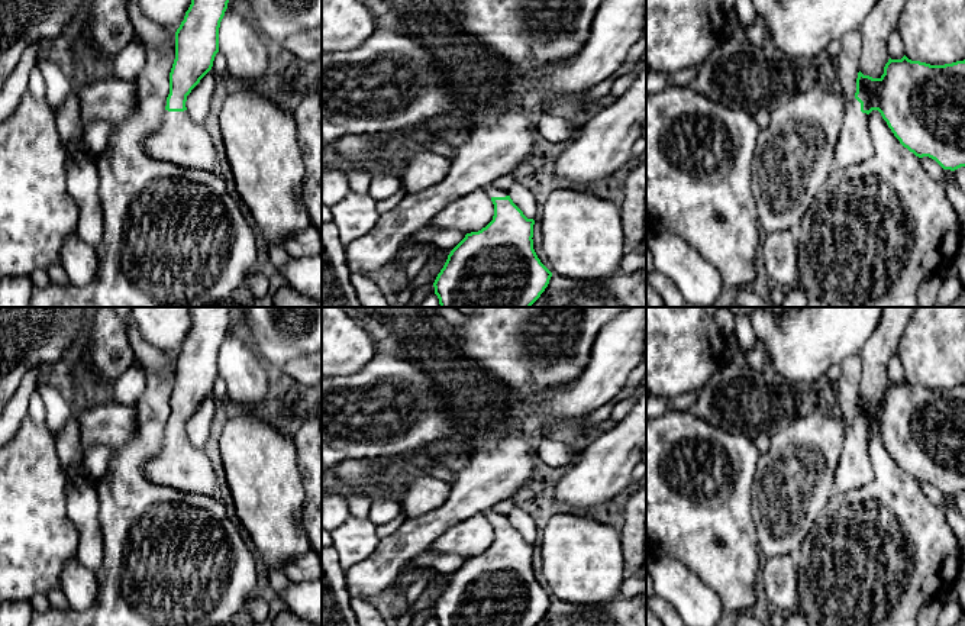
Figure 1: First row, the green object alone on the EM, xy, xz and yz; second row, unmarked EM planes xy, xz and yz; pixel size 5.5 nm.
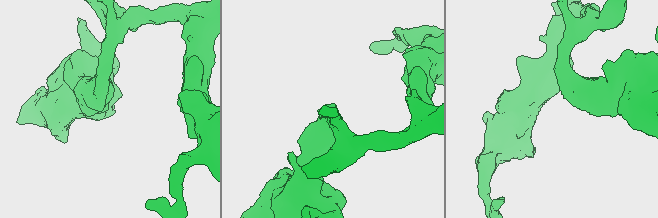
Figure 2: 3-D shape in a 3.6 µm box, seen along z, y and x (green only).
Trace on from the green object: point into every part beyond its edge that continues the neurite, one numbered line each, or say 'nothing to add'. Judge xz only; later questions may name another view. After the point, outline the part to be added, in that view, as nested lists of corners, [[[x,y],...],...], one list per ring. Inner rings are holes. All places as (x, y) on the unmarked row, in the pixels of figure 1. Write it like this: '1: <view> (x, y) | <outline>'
1: xz (493, 516) | [[[487,509],[482,512],[490,522],[506,522],[509,516],[494,512],[493,509]]]

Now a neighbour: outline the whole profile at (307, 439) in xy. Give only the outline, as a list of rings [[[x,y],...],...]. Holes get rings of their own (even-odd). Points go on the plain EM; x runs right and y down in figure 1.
[[[317,416],[307,419],[298,427],[294,443],[304,488],[300,522],[312,551],[322,561],[322,425]]]

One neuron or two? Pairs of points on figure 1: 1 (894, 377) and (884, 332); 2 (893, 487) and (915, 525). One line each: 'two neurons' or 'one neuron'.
1: two neurons
2: one neuron

